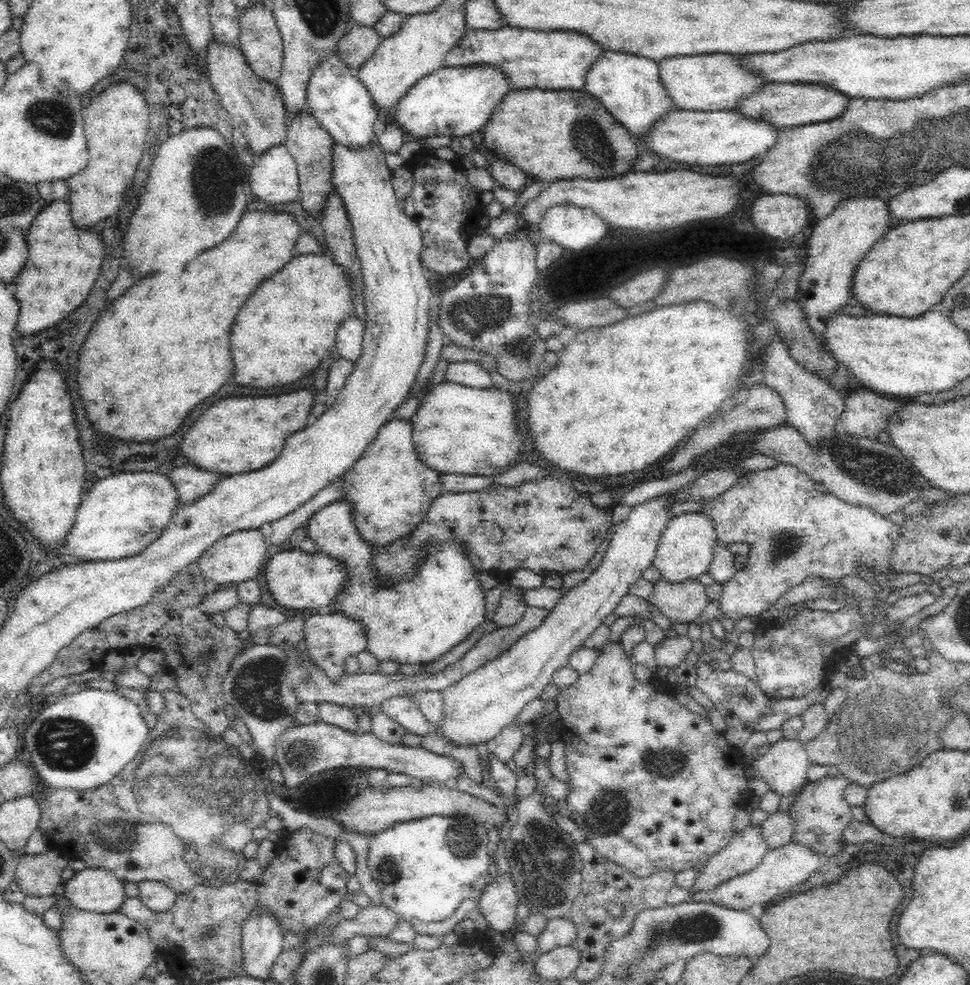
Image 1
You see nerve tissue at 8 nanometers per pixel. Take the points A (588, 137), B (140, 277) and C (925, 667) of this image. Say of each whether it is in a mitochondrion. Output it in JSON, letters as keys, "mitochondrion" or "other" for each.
{"A":"mitochondrion","B":"other","C":"other"}

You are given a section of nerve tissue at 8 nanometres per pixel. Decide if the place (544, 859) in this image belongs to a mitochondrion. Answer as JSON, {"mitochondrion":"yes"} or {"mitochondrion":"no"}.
{"mitochondrion":"yes"}

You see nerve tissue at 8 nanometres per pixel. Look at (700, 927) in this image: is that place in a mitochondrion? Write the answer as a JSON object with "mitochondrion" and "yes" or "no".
{"mitochondrion":"yes"}

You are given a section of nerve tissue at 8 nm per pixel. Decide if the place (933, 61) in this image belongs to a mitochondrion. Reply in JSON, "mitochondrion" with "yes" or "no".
{"mitochondrion":"no"}

